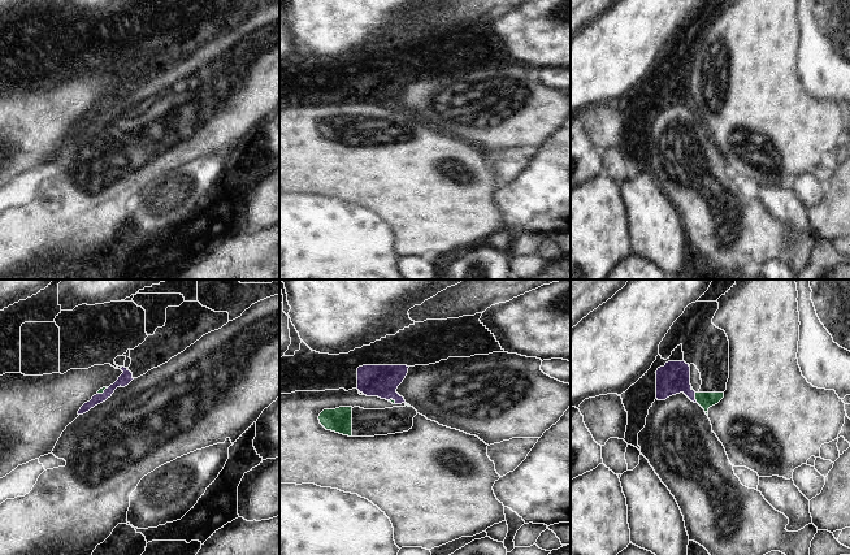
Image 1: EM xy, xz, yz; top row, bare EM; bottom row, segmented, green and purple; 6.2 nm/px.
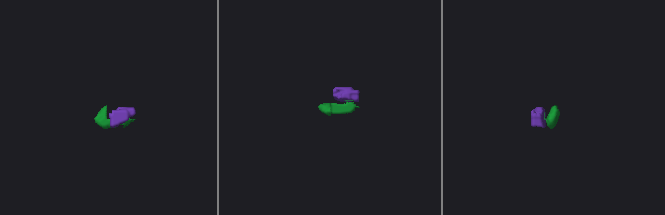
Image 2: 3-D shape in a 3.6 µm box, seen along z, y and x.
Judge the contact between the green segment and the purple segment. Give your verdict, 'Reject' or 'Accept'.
Reject.

